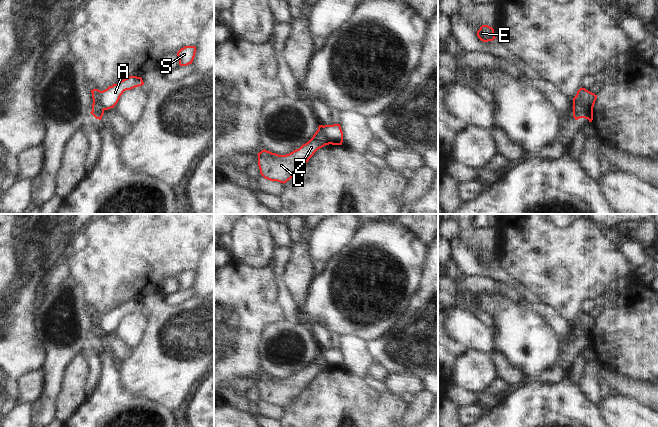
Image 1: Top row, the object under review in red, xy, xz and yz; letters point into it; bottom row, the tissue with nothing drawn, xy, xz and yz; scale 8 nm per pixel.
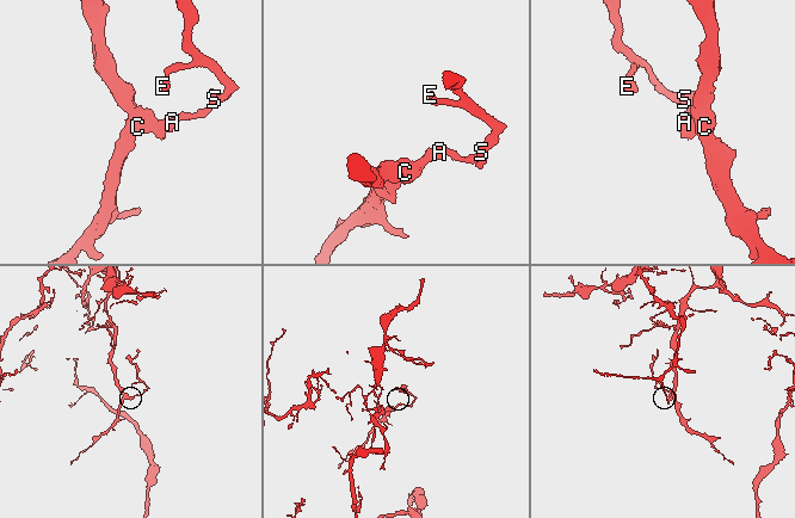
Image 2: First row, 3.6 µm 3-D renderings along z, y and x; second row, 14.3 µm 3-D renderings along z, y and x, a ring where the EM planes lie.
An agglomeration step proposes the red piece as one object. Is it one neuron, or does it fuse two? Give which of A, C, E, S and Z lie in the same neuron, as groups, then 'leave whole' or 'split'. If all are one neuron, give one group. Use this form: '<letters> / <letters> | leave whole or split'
A E S / C Z | split

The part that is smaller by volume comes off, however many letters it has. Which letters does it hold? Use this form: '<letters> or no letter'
A, E, S

